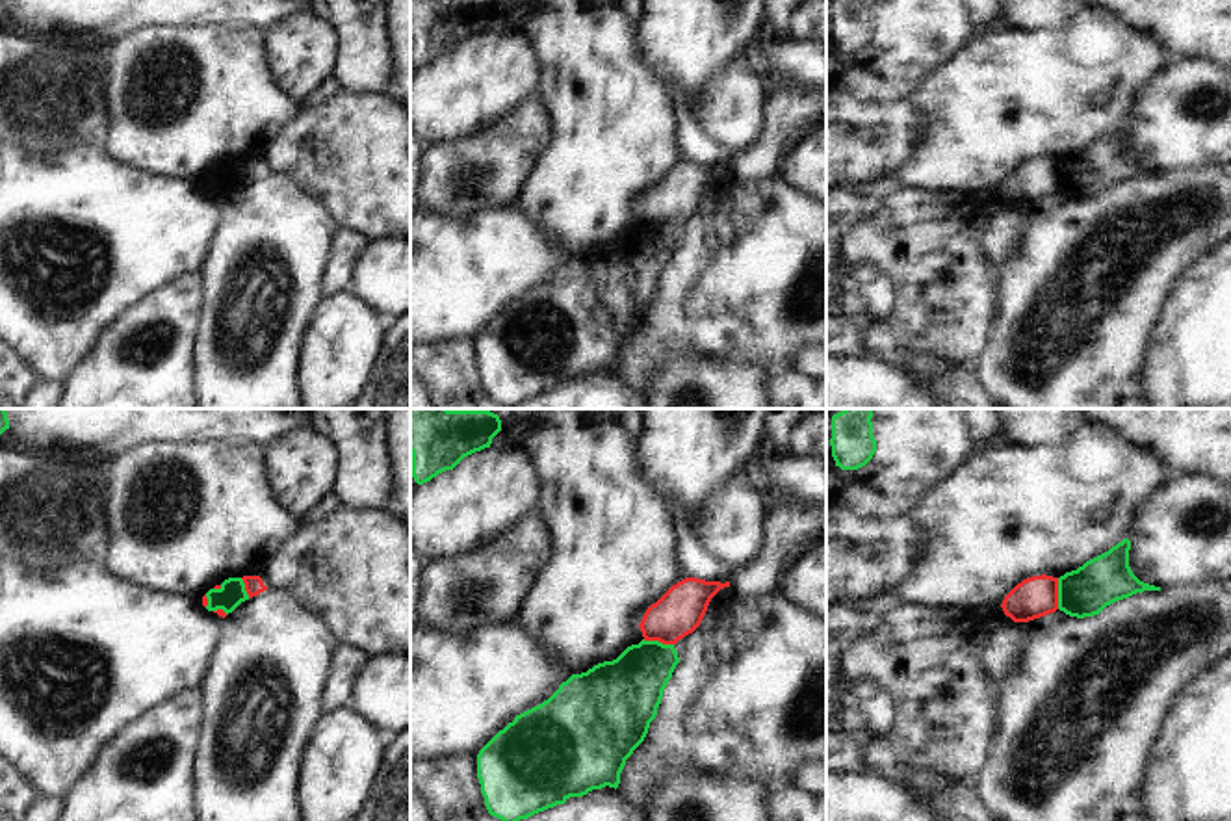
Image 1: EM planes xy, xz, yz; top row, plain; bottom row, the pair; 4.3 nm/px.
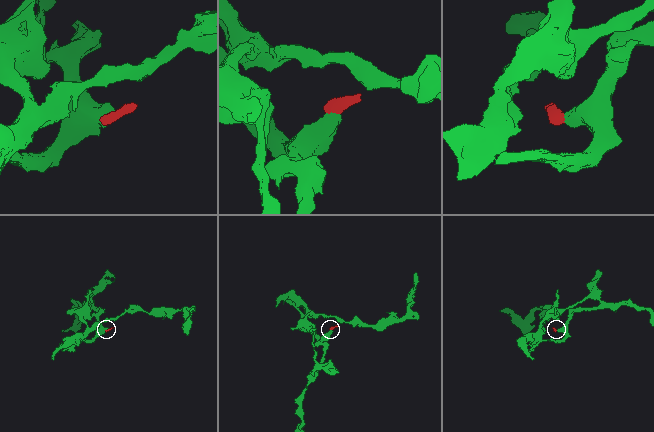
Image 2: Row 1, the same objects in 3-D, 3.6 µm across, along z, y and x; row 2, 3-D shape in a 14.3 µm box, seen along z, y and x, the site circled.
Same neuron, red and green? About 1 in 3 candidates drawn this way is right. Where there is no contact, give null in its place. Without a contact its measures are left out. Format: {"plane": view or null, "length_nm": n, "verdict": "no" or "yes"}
{"plane": "yz", "length_nm": 140, "verdict": "no"}

